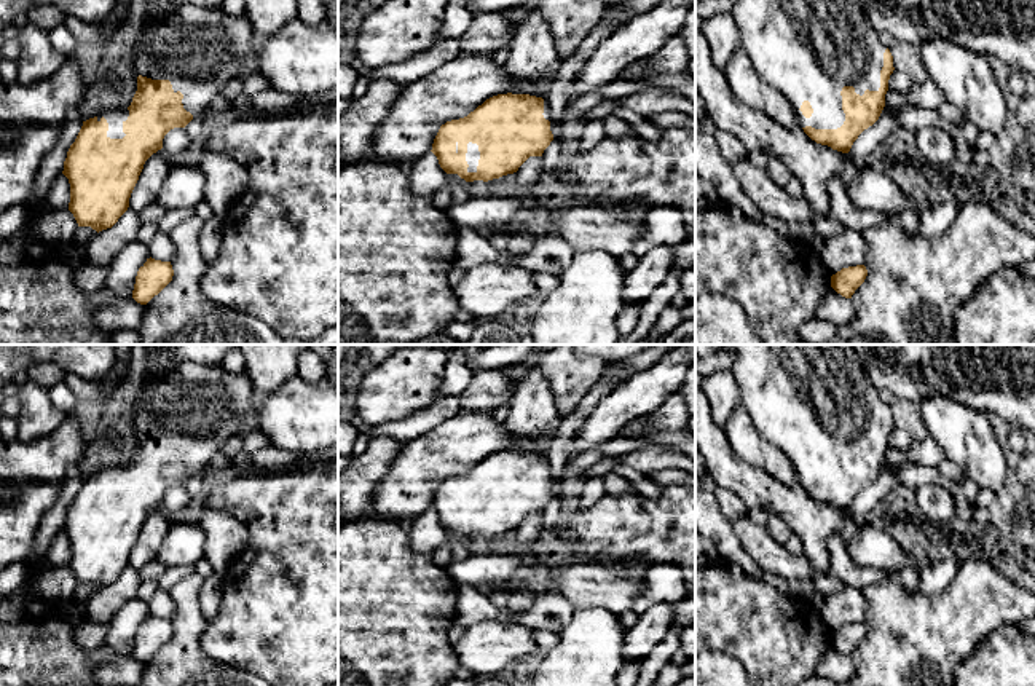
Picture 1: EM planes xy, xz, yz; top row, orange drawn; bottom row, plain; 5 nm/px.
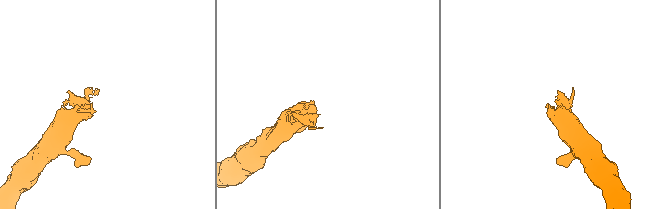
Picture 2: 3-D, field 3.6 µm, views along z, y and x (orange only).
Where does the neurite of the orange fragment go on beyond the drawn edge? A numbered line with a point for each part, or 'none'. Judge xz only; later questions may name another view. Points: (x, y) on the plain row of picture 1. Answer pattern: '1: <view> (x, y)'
1: xz (472, 512)

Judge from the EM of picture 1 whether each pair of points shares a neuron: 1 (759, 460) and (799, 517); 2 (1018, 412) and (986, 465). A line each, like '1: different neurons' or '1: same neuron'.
1: different neurons
2: different neurons

